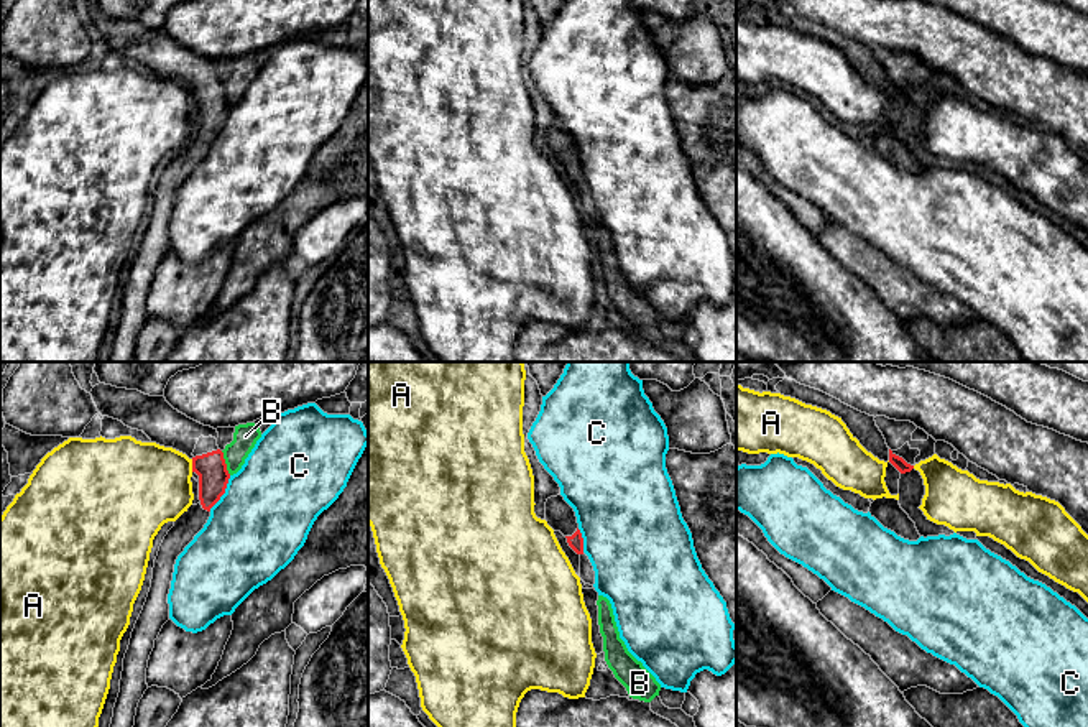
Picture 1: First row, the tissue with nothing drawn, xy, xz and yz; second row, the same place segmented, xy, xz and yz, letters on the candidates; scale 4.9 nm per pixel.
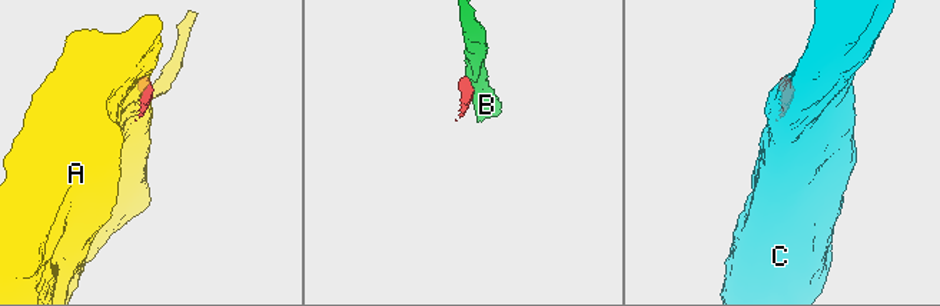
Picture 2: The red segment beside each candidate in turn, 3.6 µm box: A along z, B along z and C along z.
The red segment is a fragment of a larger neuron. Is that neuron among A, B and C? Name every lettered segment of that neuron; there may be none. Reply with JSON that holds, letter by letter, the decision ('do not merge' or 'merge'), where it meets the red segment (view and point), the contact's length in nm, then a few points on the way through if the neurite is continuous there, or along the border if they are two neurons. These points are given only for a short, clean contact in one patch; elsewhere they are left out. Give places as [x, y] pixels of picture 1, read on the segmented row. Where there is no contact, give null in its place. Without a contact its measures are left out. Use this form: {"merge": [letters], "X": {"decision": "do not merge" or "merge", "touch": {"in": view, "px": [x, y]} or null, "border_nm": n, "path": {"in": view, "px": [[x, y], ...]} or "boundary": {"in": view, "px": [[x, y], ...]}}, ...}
{"merge": [], "A": {"decision": "do not merge", "touch": {"in": "xy", "px": [193, 466]}, "border_nm": 60}, "B": {"decision": "do not merge", "touch": {"in": "xy", "px": [224, 463]}, "border_nm": 130, "boundary": {"in": "xy", "px": [[221, 451], [225, 469], [230, 474]]}}, "C": {"decision": "do not merge", "touch": {"in": "xy", "px": [224, 492]}, "border_nm": 200, "boundary": {"in": "xy", "px": [[230, 476], [225, 492], [209, 510]]}}}

